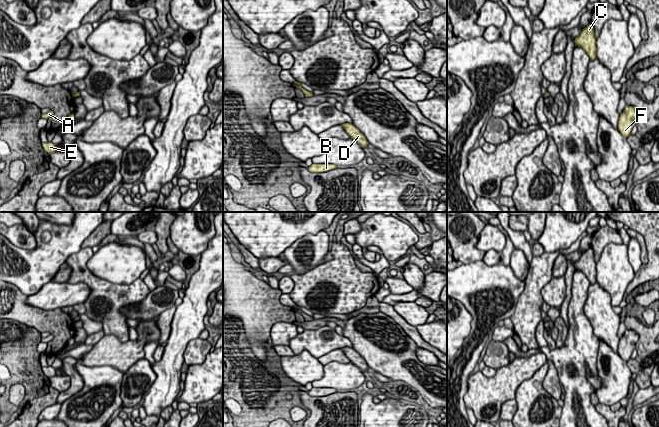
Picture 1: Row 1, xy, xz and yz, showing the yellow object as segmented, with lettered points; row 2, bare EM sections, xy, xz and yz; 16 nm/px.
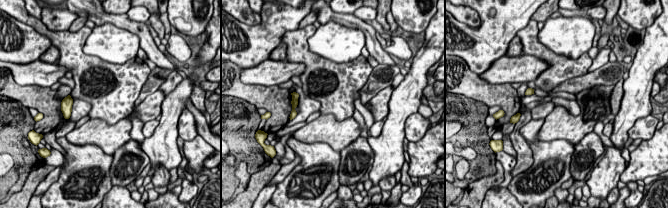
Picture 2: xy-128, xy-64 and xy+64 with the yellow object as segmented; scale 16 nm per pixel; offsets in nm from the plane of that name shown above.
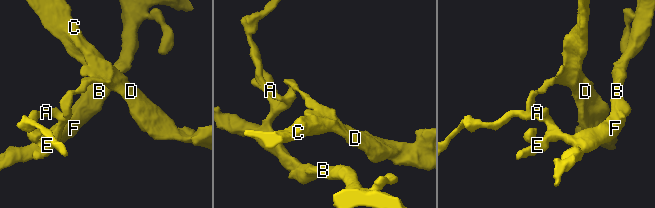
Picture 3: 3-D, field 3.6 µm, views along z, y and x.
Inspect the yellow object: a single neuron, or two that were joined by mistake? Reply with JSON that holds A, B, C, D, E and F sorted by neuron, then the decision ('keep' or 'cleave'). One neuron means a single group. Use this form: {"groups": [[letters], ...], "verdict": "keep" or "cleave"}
{"groups": [["A", "B", "E", "F"], ["C", "D"]], "verdict": "cleave"}

